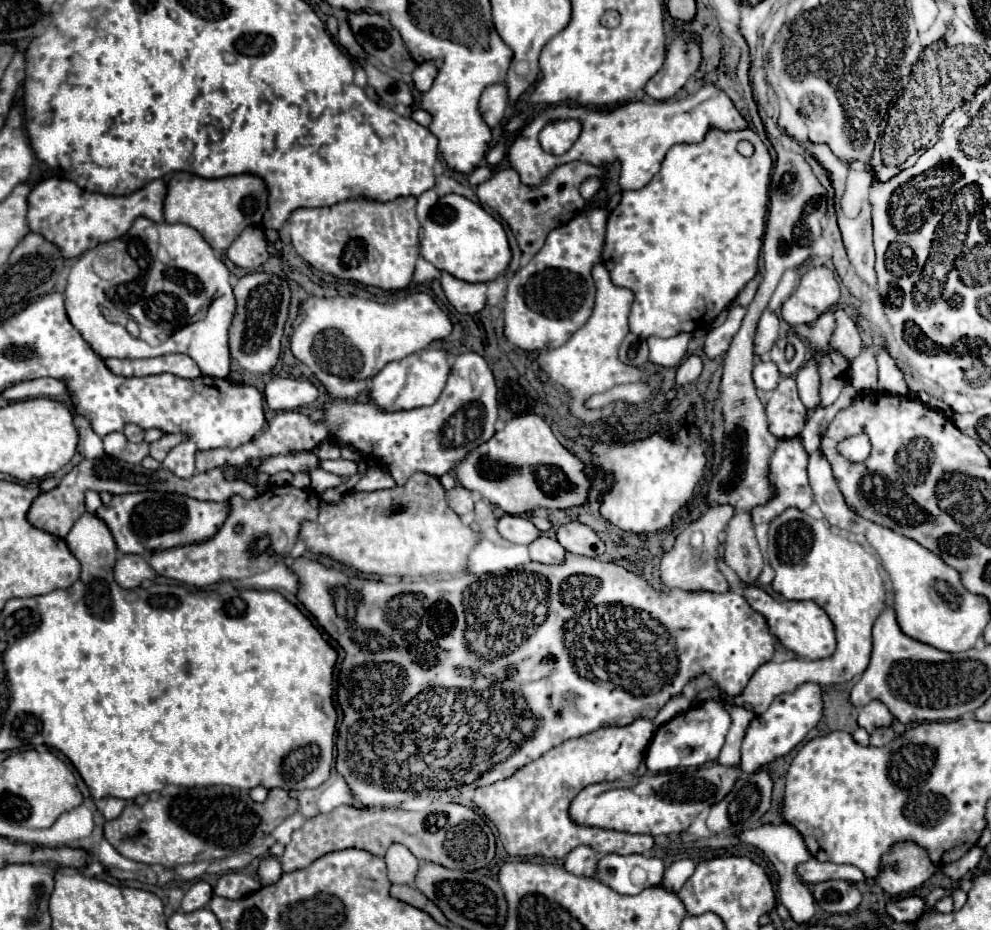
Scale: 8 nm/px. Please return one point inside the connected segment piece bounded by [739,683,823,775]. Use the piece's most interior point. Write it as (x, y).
(790, 717)

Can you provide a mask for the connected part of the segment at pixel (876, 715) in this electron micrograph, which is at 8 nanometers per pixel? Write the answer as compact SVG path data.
M871 701L869 705L865 705L859 711L859 719L857 719L859 727L863 727L867 733L873 733L879 727L891 727L893 723L893 715L889 713L889 709L881 703L881 701Z

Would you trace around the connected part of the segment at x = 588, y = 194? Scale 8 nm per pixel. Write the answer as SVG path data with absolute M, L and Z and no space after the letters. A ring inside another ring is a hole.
M591 177L591 179L585 179L583 185L581 185L581 195L587 203L591 203L591 199L597 195L597 191L601 189L601 181L597 177Z

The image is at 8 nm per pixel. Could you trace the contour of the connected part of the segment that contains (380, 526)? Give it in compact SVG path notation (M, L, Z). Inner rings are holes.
M417 471L401 487L373 493L349 491L339 505L325 505L315 521L303 521L301 539L311 553L335 559L361 573L427 577L435 573L463 573L467 567L467 555L477 541L477 533L471 527L463 525L447 505L445 491L439 485L439 479Z

